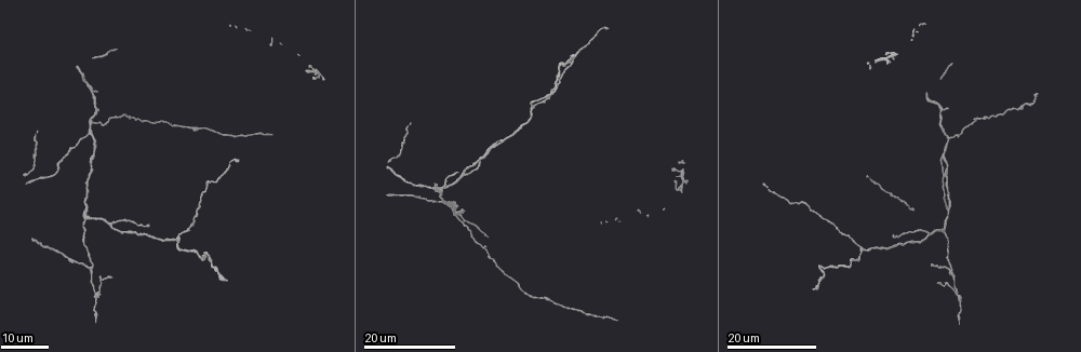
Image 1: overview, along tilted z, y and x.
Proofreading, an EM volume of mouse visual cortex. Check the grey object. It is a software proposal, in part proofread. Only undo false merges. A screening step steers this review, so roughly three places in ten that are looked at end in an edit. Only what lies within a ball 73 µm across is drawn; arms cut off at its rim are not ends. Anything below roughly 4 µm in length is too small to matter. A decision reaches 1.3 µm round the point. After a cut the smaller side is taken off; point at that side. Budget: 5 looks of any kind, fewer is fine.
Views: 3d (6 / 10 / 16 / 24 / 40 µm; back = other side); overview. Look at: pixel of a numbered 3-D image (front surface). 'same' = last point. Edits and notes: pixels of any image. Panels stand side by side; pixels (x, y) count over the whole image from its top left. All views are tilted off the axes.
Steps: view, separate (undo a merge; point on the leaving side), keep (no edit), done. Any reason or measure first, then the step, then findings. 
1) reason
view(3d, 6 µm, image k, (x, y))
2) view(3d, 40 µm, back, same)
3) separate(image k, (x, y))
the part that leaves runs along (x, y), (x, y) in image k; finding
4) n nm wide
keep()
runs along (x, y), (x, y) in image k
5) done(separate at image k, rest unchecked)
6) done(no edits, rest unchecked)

a fork
view(3d, 16 µm, image 1, (113, 224))

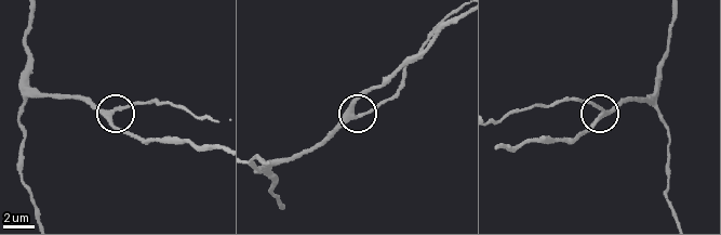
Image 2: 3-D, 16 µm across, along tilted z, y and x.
closer look
view(3d, 6 µm, image 2, (355, 115))

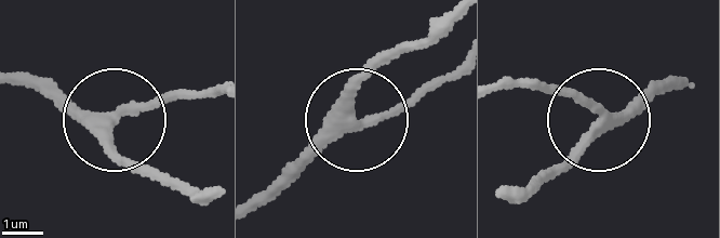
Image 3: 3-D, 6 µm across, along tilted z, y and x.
3 arms
keep()
one cell here

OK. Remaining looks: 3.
small branch off a trunk
view(3d, 24 µm, image 1, (88, 218))

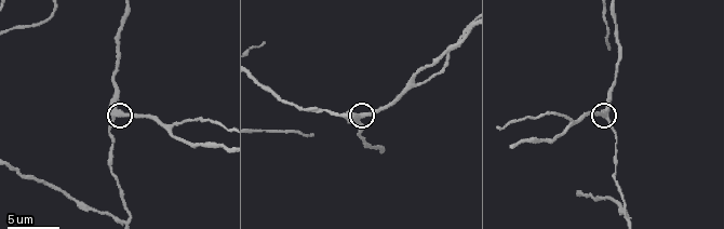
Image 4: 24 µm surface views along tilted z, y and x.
view(3d, 10 µm, image 4, (117, 114))

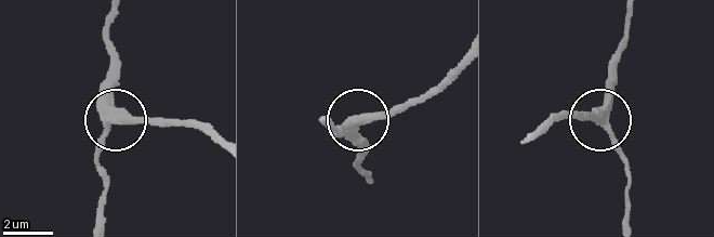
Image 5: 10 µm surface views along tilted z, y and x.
350 nm wide
keep()
runs along (627, 21), (604, 117), (626, 167) in image 5; all the same cell

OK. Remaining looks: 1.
a fork
view(3d, 6 µm, image 4, (627, 222))

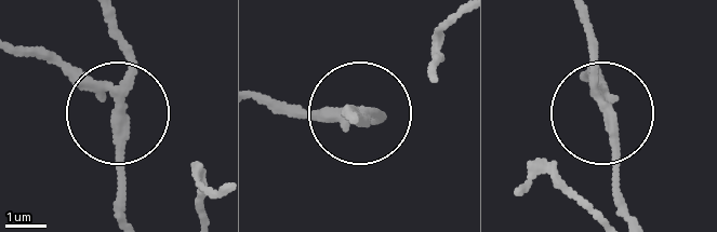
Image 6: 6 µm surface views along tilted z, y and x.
240 nm wide
separate(image 6, (53, 52))
the part that leaves runs along (105, 85), (14, 51) in image 6; two cells meet here

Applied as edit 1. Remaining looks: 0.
done(separate at image 6, rest unchecked)

